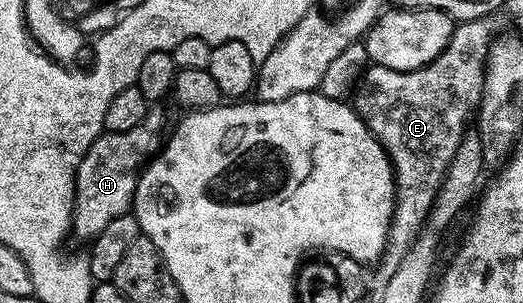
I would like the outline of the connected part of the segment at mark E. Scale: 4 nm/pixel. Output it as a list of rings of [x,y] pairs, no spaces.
[[[492,17],[476,18],[470,22],[458,21],[447,48],[443,48],[443,52],[439,52],[431,64],[418,70],[399,72],[395,68],[370,65],[352,95],[353,109],[387,152],[393,166],[393,179],[397,181],[397,202],[393,206],[393,219],[385,245],[388,257],[405,258],[412,248],[433,210],[433,201],[443,184],[451,160],[455,160],[455,152],[470,129],[477,107],[481,105],[481,93],[485,87],[485,61],[495,37],[493,21]]]

